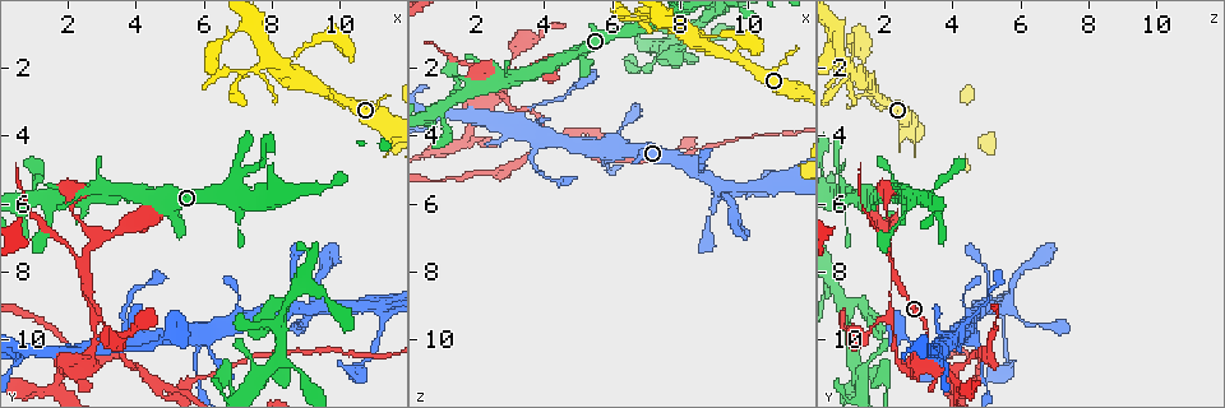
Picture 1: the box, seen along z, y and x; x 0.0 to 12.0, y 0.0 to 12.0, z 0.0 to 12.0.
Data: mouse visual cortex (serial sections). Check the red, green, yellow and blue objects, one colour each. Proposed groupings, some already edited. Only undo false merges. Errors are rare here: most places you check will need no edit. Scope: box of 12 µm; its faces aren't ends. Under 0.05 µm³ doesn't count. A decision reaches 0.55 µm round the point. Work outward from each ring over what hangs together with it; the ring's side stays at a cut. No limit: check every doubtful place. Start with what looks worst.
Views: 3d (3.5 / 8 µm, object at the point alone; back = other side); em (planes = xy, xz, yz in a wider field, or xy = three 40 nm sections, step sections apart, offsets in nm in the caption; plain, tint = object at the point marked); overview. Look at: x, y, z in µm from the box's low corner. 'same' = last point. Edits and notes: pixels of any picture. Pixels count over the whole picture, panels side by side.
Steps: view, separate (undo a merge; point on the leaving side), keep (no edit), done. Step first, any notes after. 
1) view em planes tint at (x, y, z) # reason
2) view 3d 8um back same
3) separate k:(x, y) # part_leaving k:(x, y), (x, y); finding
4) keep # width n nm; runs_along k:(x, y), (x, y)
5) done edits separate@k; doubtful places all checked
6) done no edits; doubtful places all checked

view 3d 3.5um at (4.2, 10.9, 4.0) # sudden change in width

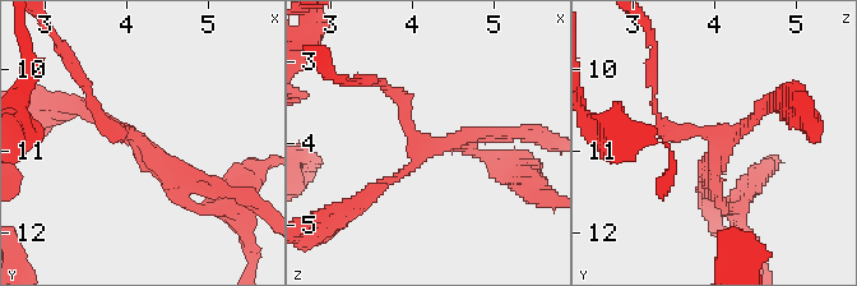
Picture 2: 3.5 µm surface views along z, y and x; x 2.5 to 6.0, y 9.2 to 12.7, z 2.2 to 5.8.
view em planes tint at (4.15, 10.85, 4.05) # arms 4; arm_widths 150, 150, 200, 200 nm

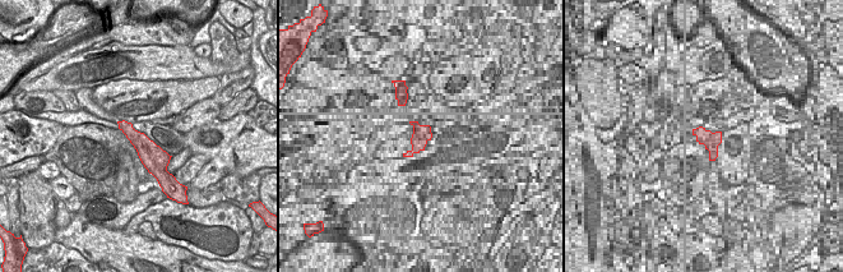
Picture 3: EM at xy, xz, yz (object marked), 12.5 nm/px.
separate 2:(519, 133) # a second cell is stuck on

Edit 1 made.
view overview # redraw

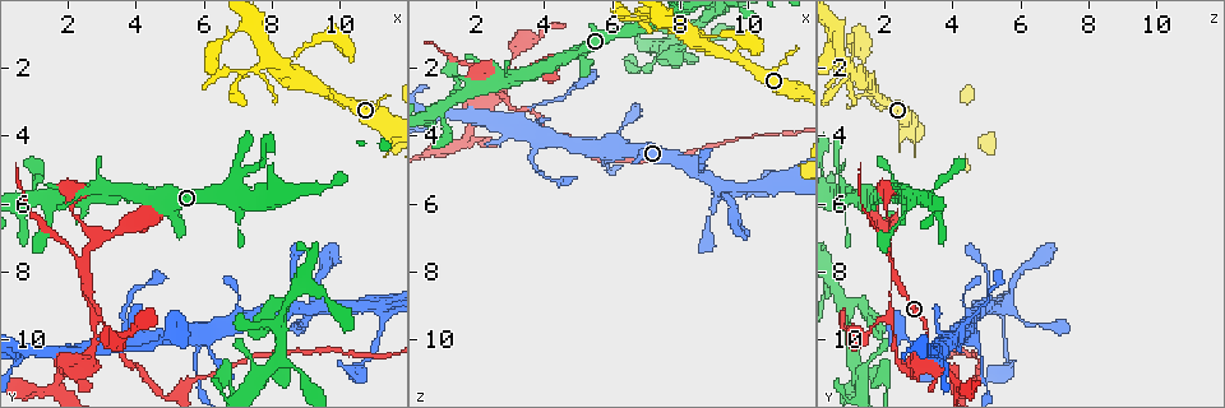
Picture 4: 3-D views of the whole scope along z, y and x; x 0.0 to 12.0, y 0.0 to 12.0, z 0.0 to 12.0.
view 3d 3.5um at (2.5, 8.2, 2.3) # abrupt turn

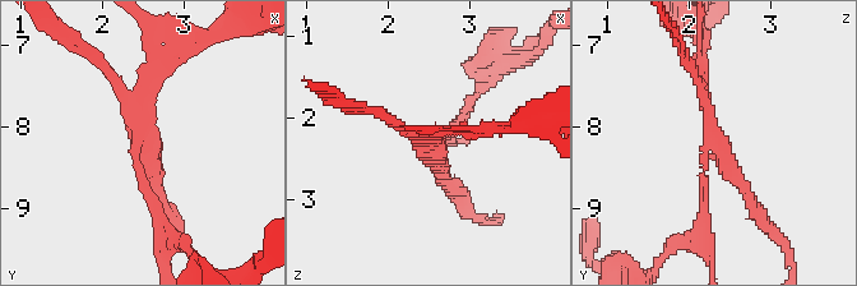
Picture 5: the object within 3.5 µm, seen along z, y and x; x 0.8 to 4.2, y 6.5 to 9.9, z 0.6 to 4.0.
view em xy step 2 tint at (2.50, 8.25, 2.35) # arms 4; arm_widths 150, 150, 150, 150 nm

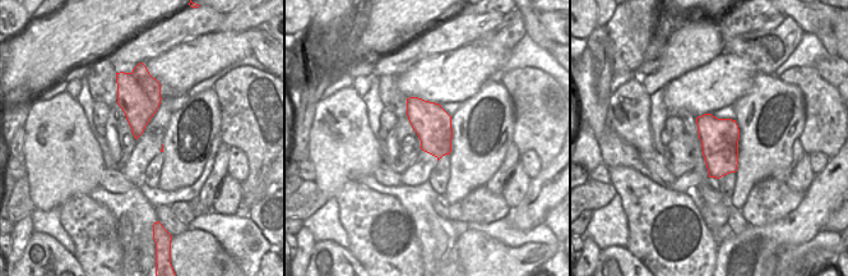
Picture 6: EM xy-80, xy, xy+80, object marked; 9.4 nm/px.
separate 5:(700, 49) # part_leaving 5:(707, 150), (700, 220), (710, 263); a second cell is stuck on

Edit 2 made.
view overview

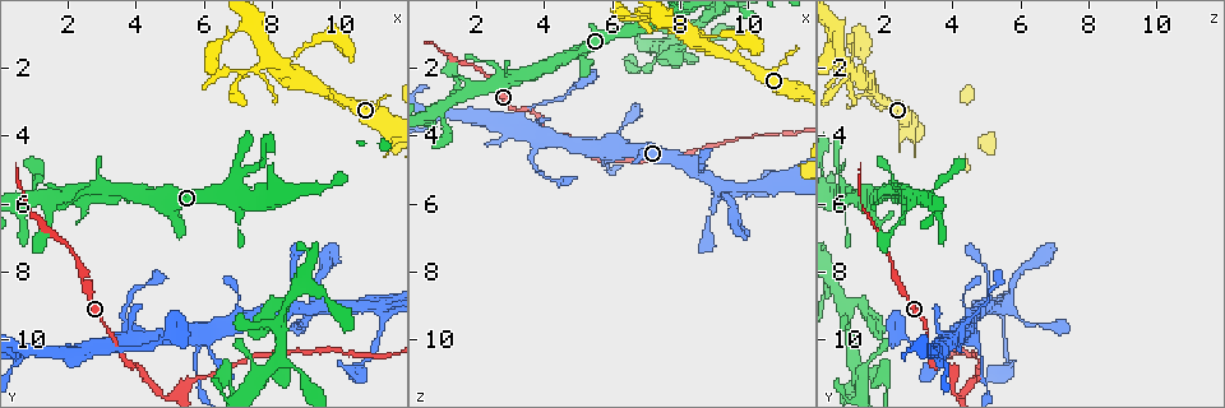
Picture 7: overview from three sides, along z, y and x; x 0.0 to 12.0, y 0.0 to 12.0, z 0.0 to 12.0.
view 3d 3.5um at (7.2, 2.2, 1.0) # narrows sharply

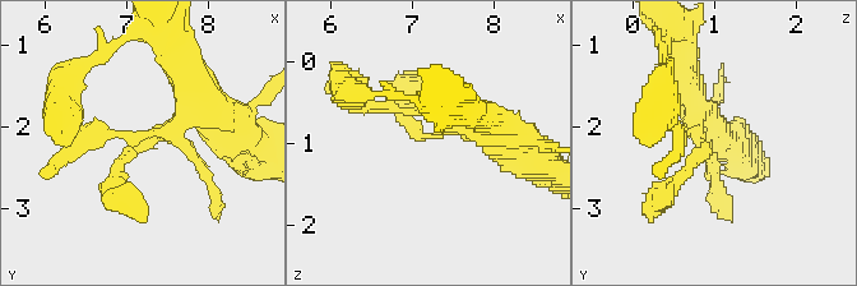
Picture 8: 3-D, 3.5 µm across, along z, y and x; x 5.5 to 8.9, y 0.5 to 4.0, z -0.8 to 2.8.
view em xy step 5 tint at (7.15, 2.20, 0.90) # now the EM

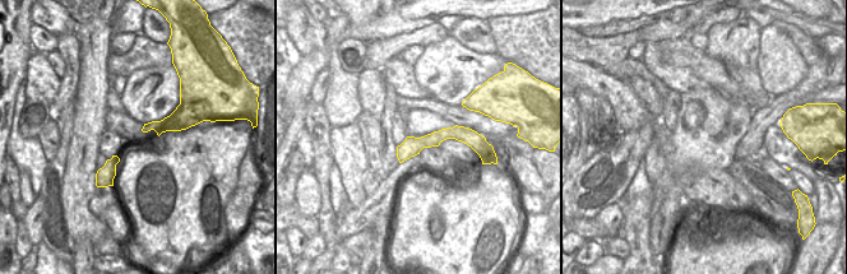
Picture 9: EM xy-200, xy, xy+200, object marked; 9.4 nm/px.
keep # one cell here

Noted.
done edits separate@2, separate@5; doubtful places all checked

